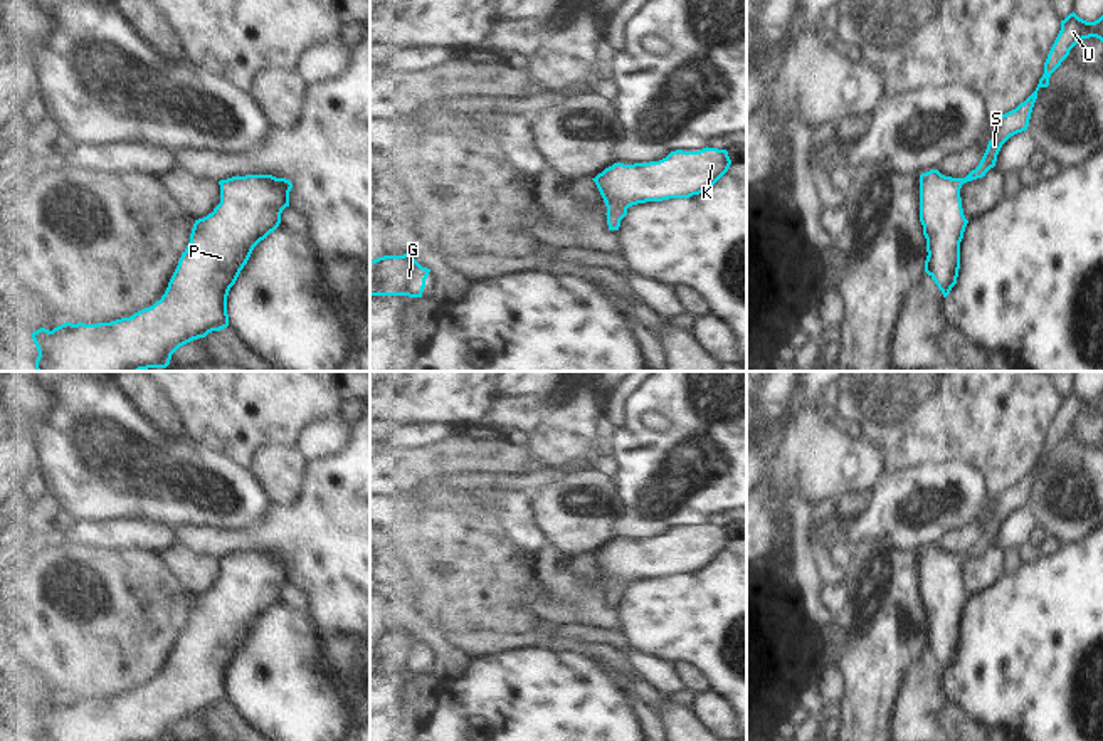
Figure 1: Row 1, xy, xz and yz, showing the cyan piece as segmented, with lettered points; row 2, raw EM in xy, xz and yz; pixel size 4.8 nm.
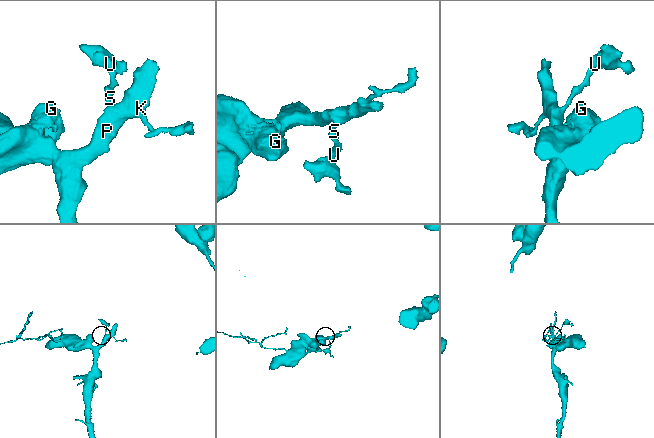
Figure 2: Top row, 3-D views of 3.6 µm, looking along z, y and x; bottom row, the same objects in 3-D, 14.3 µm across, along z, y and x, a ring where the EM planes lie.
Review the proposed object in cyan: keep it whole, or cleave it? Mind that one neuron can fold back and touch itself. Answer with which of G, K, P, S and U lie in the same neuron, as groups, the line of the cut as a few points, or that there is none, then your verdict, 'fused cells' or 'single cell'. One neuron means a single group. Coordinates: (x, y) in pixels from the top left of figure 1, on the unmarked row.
G K P S U | no cut | single cell

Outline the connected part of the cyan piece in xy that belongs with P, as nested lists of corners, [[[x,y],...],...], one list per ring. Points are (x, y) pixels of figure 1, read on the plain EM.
[[[245,551],[219,561],[220,580],[195,596],[160,677],[111,699],[34,707],[35,741],[170,741],[180,723],[227,704],[229,667],[254,623],[279,603],[293,560]]]

